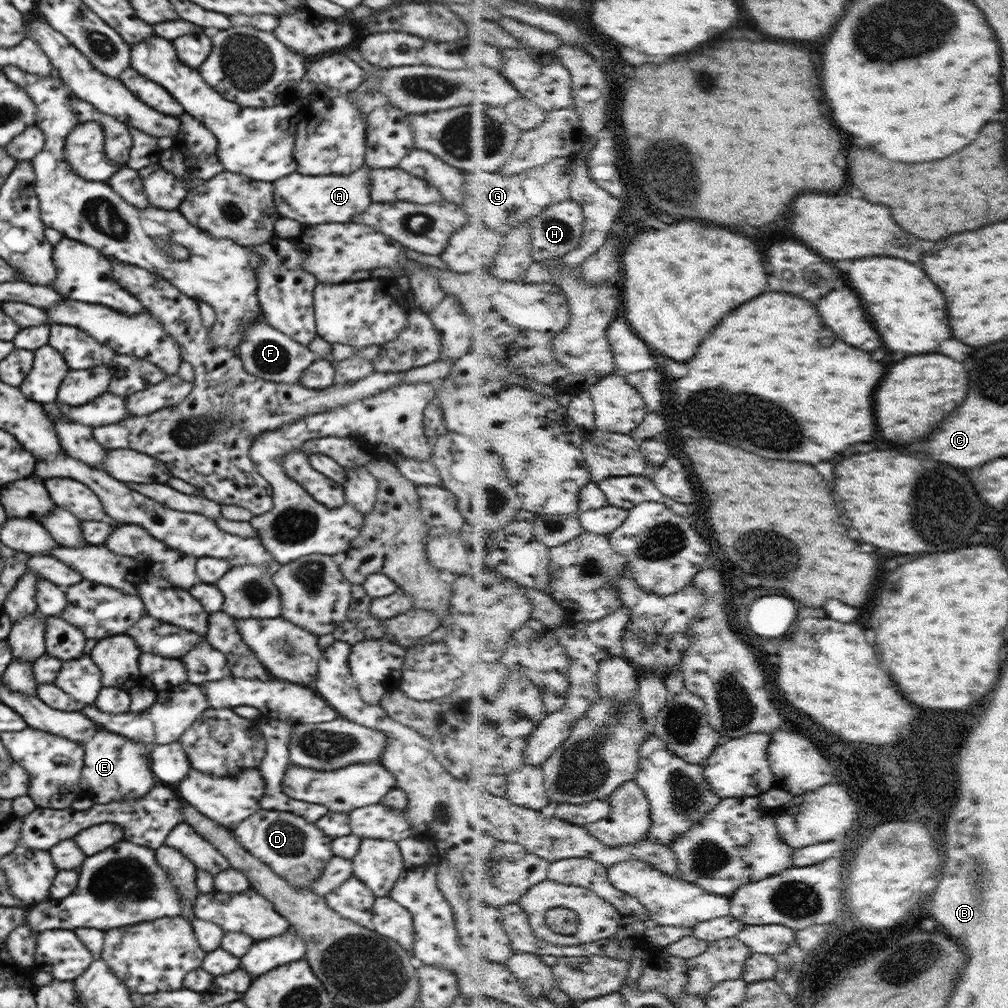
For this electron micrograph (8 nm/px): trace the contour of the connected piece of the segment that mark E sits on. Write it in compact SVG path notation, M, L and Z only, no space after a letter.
M103 729L83 743L85 750L84 766L81 772L80 787L84 795L96 804L116 802L116 800L138 800L146 796L154 786L154 774L150 768L150 755L154 744L134 742L126 736Z

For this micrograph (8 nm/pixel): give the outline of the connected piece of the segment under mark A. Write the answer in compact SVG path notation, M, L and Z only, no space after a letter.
M368 166L348 174L304 176L296 173L284 176L272 183L275 204L281 217L288 217L304 226L325 223L348 223L356 215L365 212L372 204L371 169Z

